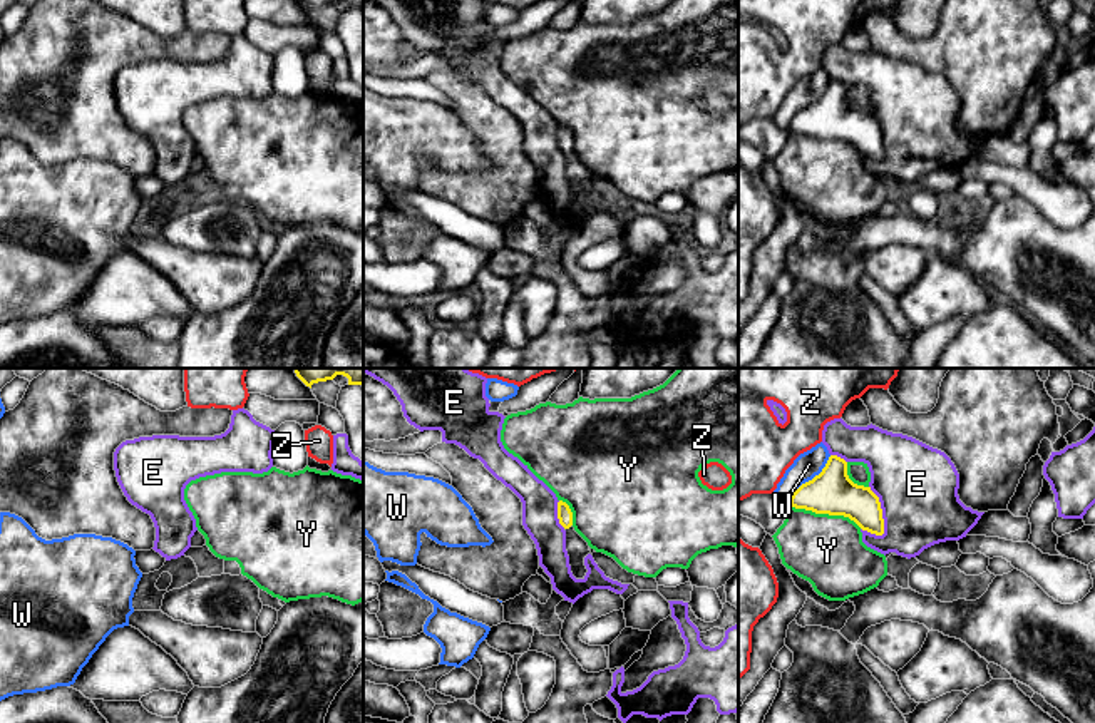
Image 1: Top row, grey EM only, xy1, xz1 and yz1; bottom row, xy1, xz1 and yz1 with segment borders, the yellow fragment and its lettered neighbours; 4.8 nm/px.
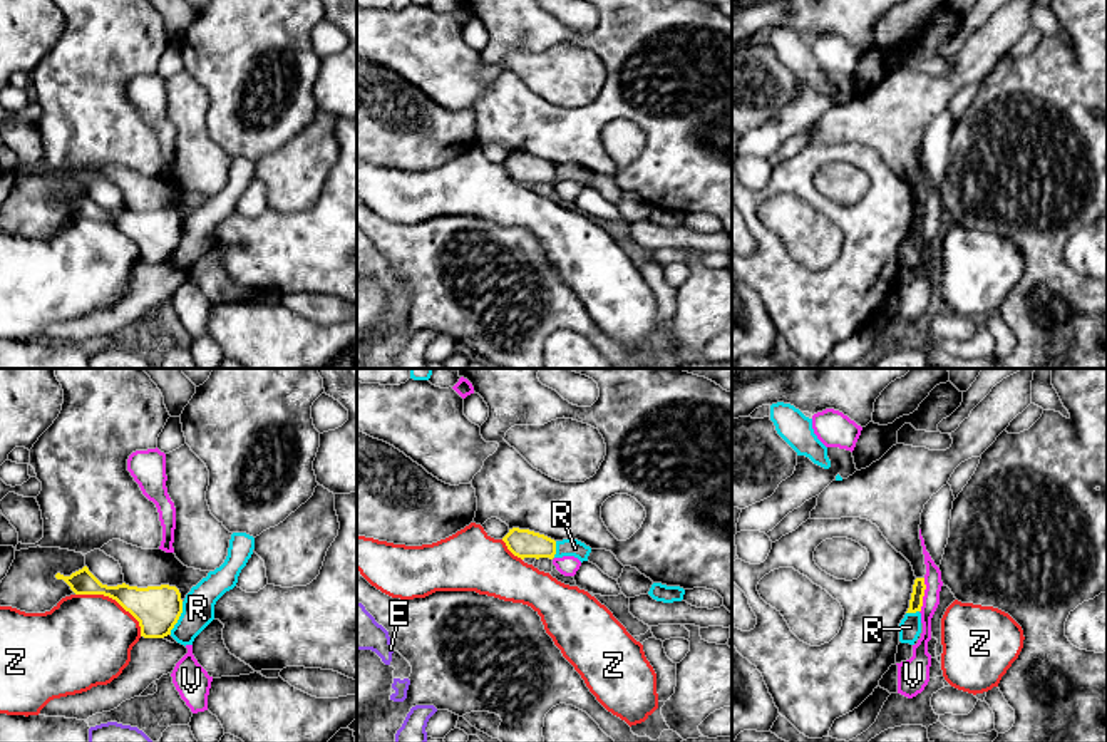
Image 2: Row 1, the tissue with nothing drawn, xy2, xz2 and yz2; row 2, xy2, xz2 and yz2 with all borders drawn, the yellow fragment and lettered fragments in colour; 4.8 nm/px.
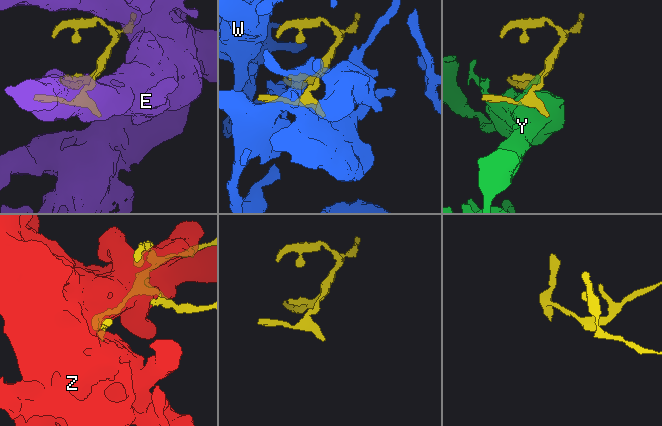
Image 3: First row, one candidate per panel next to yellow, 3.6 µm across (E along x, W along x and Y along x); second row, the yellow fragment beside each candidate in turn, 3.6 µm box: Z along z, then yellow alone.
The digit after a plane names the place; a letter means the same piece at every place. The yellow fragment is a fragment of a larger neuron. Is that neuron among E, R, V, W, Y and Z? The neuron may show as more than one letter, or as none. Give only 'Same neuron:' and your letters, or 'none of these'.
Same neuron: none of these

